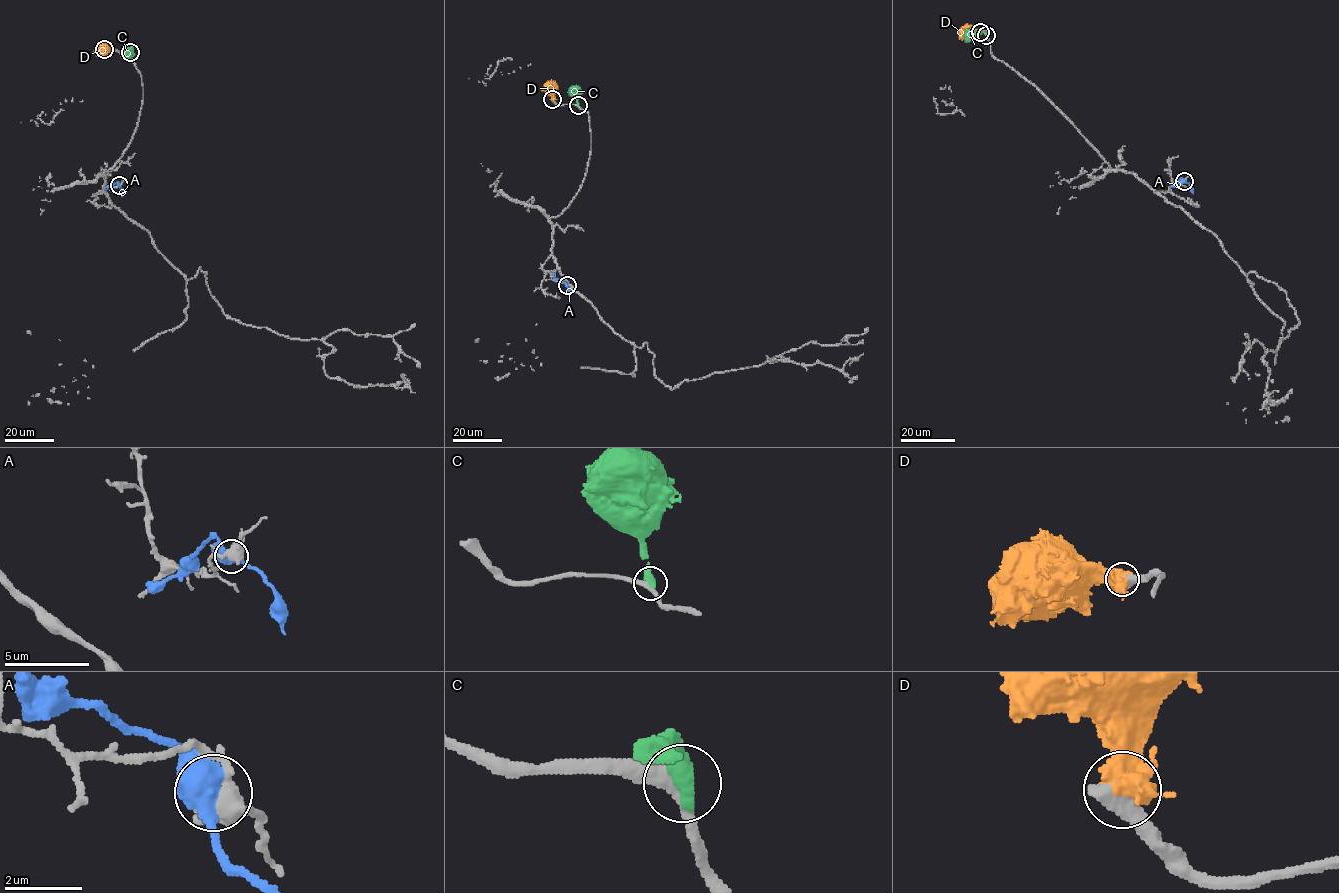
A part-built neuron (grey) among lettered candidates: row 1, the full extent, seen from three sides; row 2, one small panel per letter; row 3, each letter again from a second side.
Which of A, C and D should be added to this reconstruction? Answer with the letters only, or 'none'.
D

